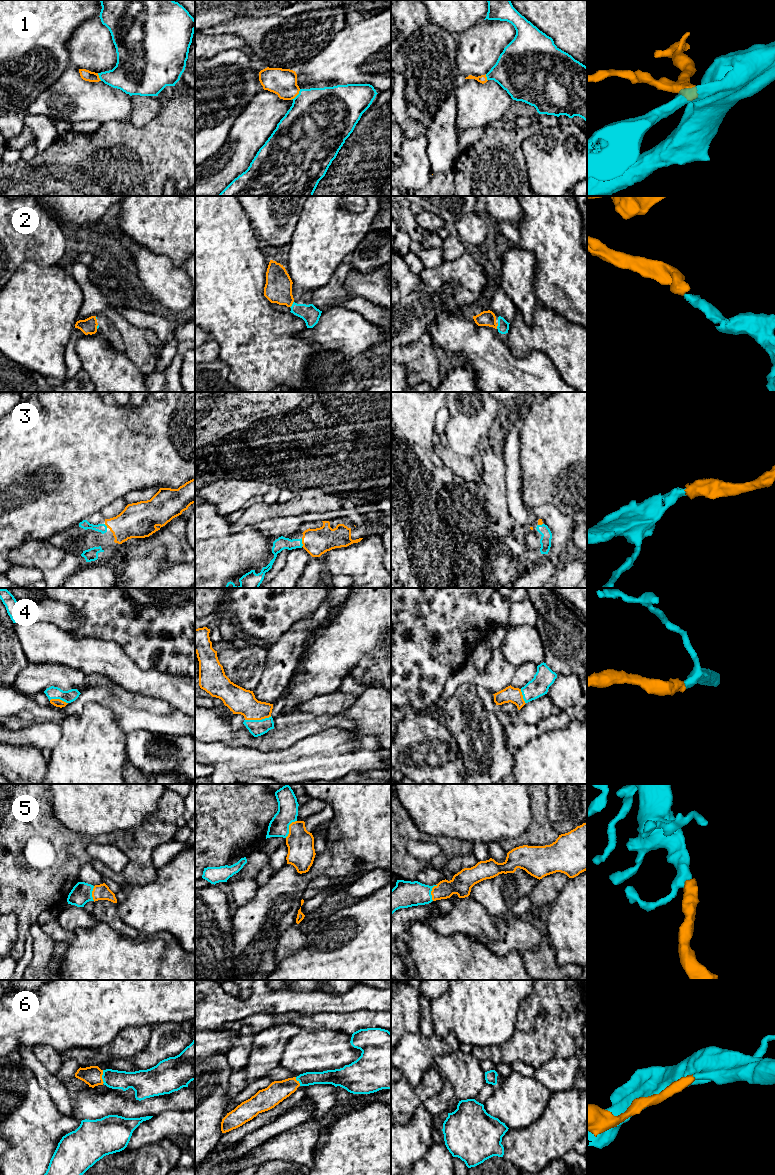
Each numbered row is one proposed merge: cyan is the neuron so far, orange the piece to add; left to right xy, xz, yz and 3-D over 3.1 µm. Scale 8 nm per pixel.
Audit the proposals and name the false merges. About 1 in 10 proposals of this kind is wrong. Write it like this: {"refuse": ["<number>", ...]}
{"refuse": []}

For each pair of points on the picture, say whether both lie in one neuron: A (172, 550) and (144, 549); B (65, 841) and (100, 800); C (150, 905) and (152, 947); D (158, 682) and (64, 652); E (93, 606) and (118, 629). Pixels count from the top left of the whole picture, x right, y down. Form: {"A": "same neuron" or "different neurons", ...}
{"A": "same neuron", "B": "different neurons", "C": "different neurons", "D": "same neuron", "E": "same neuron"}

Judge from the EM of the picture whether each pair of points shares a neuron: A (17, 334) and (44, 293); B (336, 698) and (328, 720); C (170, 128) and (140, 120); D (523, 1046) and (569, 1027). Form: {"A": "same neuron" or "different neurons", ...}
{"A": "same neuron", "B": "different neurons", "C": "different neurons", "D": "same neuron"}

